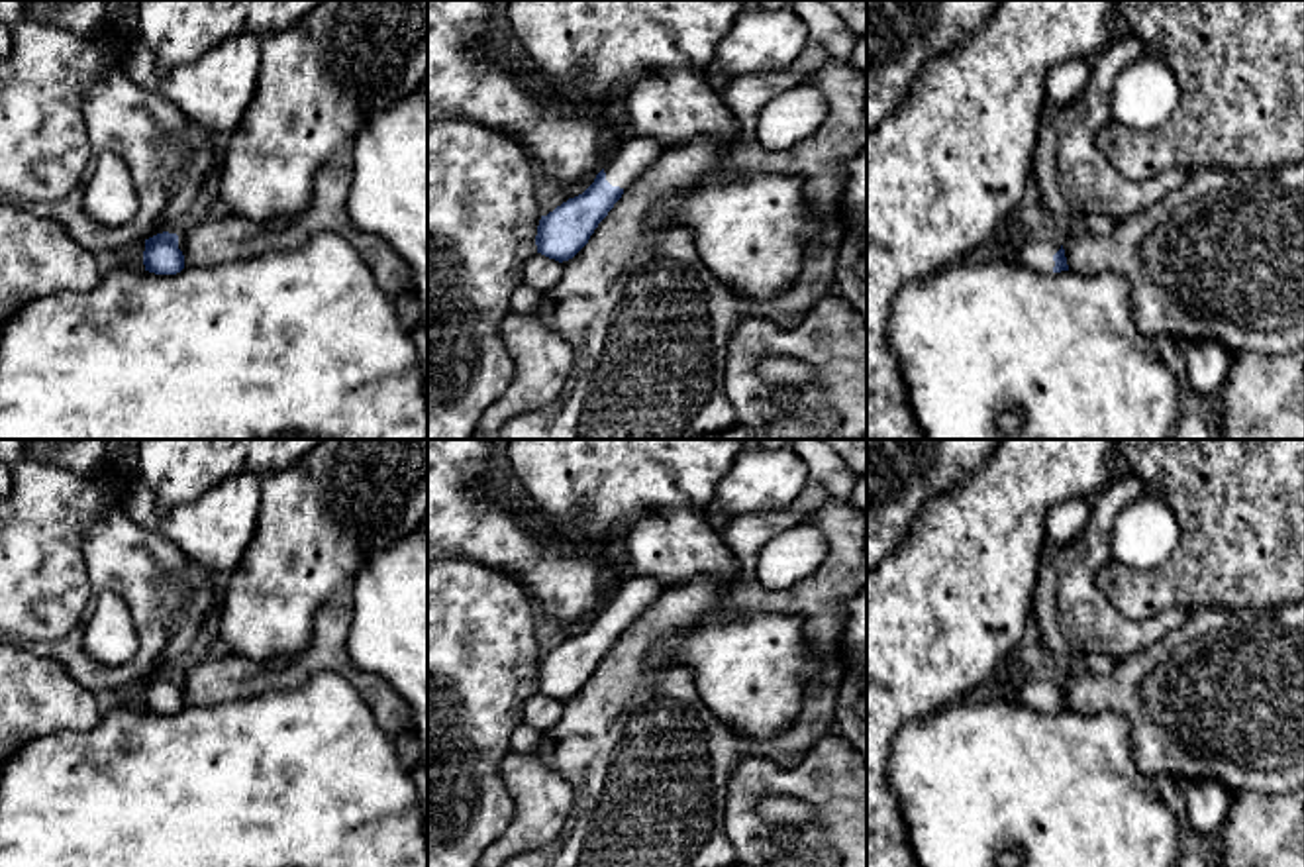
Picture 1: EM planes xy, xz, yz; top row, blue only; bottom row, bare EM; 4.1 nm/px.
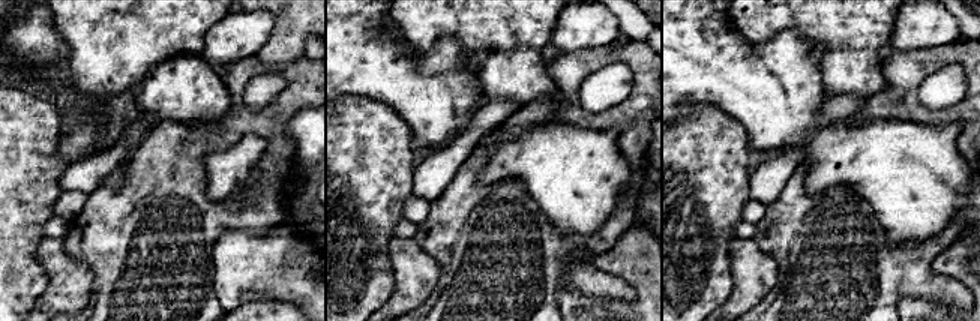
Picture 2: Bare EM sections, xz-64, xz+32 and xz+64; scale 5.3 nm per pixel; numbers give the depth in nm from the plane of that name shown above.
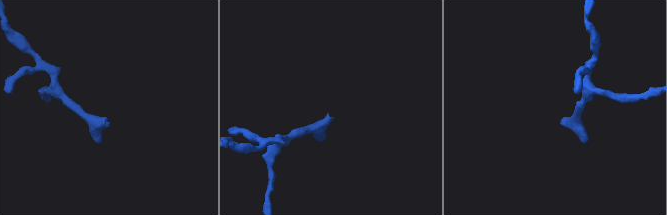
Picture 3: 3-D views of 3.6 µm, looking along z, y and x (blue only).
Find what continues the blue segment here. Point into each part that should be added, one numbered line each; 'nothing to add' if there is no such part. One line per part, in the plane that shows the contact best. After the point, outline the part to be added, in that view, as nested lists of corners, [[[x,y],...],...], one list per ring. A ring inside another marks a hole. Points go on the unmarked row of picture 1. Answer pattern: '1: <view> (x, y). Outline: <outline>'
1: xz (634, 595). Outline: [[[626,577],[622,585],[612,592],[604,606],[606,620],[612,626],[629,628],[651,602],[667,590],[655,579],[649,577]]]

